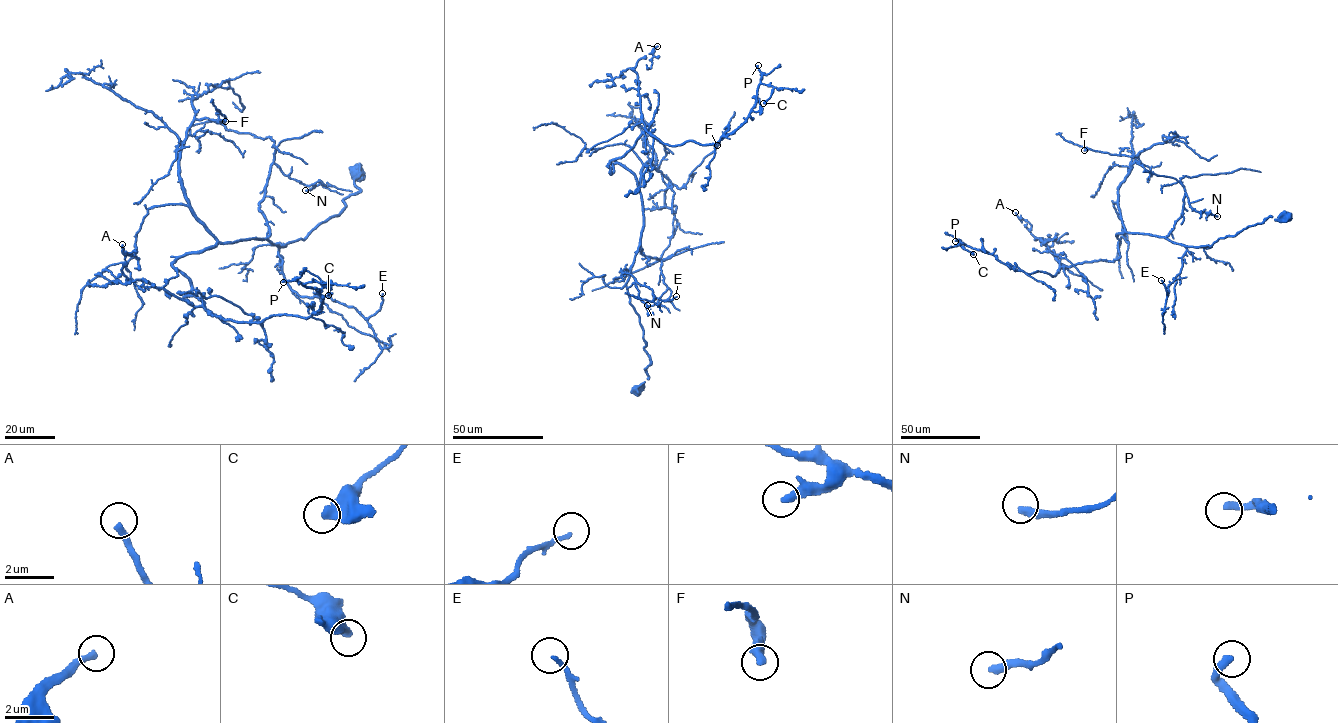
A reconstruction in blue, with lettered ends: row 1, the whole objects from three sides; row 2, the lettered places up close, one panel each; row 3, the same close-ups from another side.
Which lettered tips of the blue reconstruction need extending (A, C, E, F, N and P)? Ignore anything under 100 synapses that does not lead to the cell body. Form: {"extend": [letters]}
{"extend": ["A", "P"]}

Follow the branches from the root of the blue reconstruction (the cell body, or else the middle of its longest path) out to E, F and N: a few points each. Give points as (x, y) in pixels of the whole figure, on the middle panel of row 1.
E: (636, 389), (647, 379), (650, 360), (626, 285), (630, 270), (621, 271), (649, 287), (657, 298), (676, 296)
F: (636, 389), (647, 379), (650, 362), (626, 285), (643, 226), (641, 170), (651, 160), (681, 188), (717, 145)
N: (636, 389), (647, 379), (650, 362), (626, 285), (640, 246), (661, 261), (667, 288), (647, 305)

